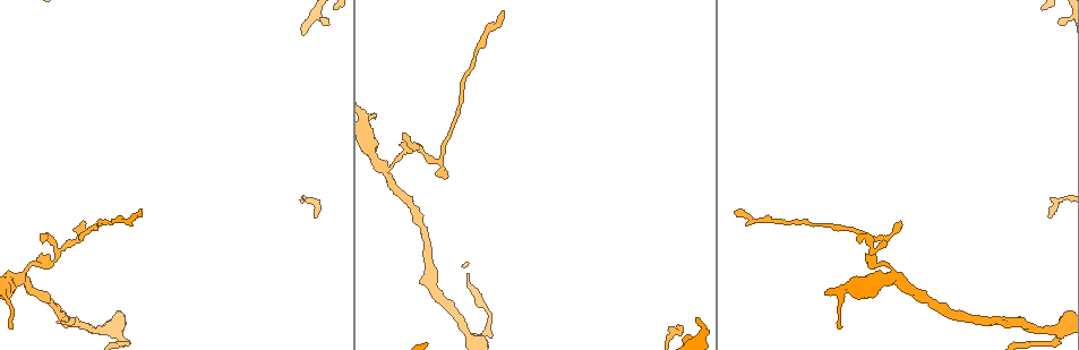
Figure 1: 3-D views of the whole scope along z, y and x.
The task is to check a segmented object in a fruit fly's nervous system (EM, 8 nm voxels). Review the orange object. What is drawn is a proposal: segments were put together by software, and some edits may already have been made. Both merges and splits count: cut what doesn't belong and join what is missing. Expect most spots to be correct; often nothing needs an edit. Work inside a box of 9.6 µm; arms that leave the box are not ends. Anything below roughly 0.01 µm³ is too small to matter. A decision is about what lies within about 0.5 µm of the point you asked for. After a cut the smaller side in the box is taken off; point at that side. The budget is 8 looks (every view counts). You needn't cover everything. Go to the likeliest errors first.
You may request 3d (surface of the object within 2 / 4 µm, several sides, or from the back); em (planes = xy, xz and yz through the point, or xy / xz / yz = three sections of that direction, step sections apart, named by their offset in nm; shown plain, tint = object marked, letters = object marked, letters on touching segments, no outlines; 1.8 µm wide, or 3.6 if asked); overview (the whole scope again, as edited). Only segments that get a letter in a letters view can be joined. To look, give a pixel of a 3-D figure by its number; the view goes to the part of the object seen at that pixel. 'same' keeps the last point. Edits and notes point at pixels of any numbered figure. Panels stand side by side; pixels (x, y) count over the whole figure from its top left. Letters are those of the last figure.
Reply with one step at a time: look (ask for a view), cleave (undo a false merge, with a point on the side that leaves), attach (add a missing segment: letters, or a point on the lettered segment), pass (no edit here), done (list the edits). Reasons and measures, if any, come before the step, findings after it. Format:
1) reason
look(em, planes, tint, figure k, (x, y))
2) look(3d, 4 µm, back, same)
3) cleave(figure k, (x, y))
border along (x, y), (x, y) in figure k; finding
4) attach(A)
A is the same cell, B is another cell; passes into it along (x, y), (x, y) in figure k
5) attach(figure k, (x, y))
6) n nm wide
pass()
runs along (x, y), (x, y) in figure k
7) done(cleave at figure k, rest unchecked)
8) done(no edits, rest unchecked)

a narrow waist
look(3d, 4 µm, figure 1, (890, 279))

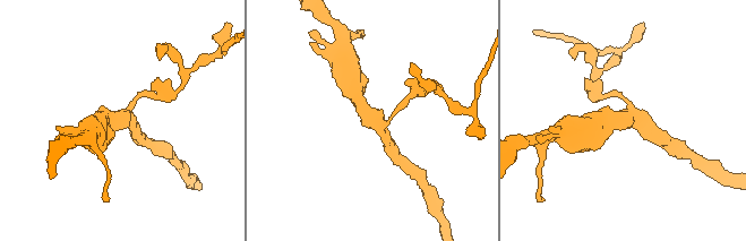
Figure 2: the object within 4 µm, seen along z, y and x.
look(em, 3.6 µm, planes, letters, figure 2, (122, 119))

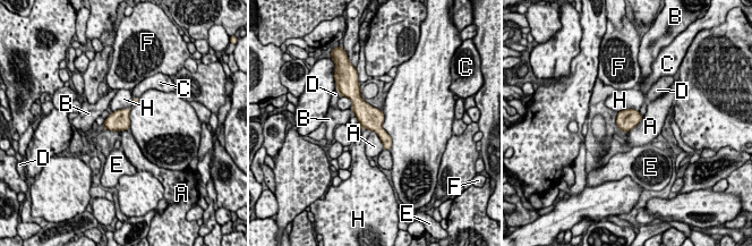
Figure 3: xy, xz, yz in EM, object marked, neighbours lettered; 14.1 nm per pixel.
H touches over 380 nm
pass()
A, B, C, D, E, F and H are other cells; runs along (355, 95), (387, 146) in figure 3; one neuron here

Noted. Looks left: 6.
branch stops here
look(3d, 4 µm, figure 1, (327, 25))

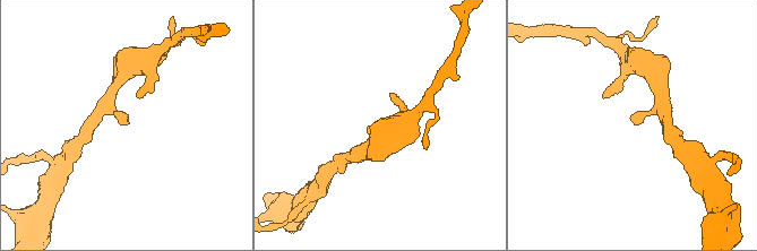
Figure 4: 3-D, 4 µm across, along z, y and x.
look(em, planes, tint, figure 4, (629, 118))

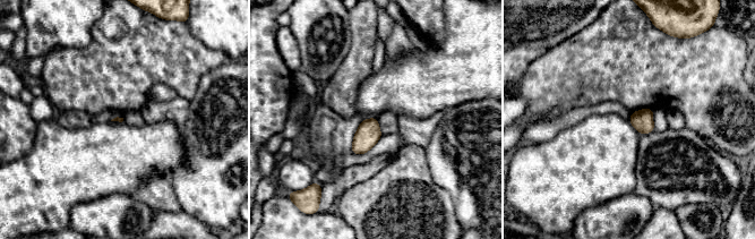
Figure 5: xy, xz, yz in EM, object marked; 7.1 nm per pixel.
look(em, planes, letters, same)

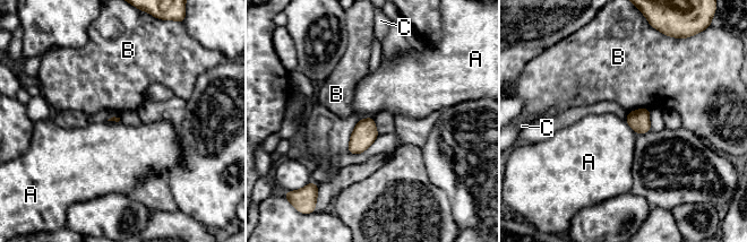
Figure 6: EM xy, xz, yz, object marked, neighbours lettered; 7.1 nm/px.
pass()
A, B and C are other cells; no lettered segment goes on from it

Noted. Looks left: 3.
branch stops here
look(em, xy, step 4, letters, figure 1, (899, 221))

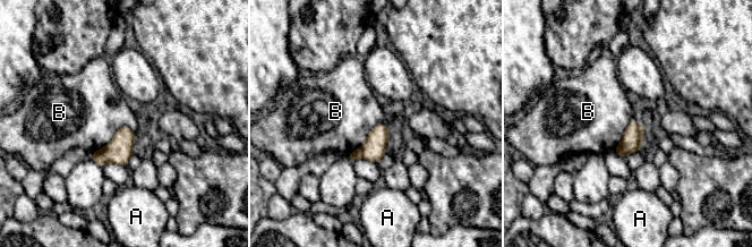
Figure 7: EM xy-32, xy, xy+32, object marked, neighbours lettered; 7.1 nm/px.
pass()
A and B are other cells; border along (392, 130), (377, 124), (348, 155) in figure 7; none of them fits

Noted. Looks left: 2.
done(no edits, rest unchecked)

